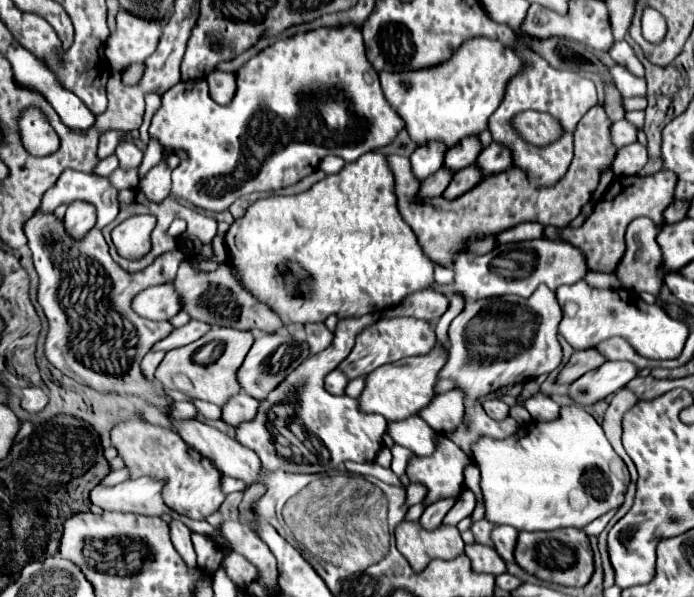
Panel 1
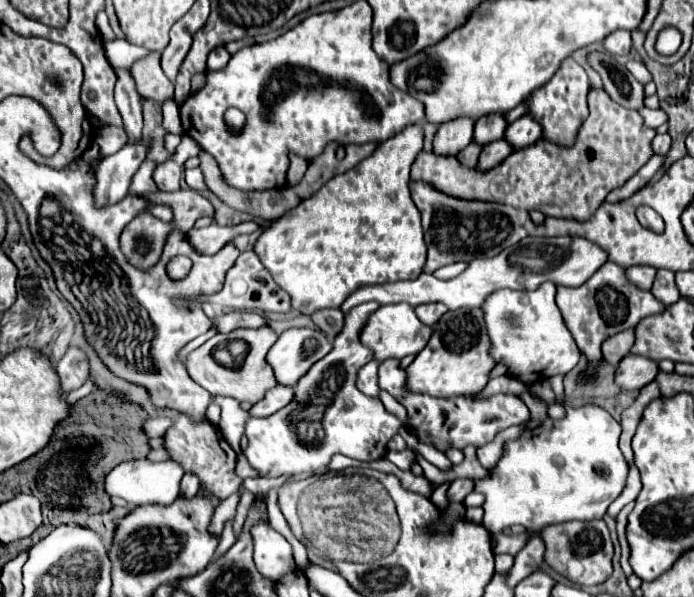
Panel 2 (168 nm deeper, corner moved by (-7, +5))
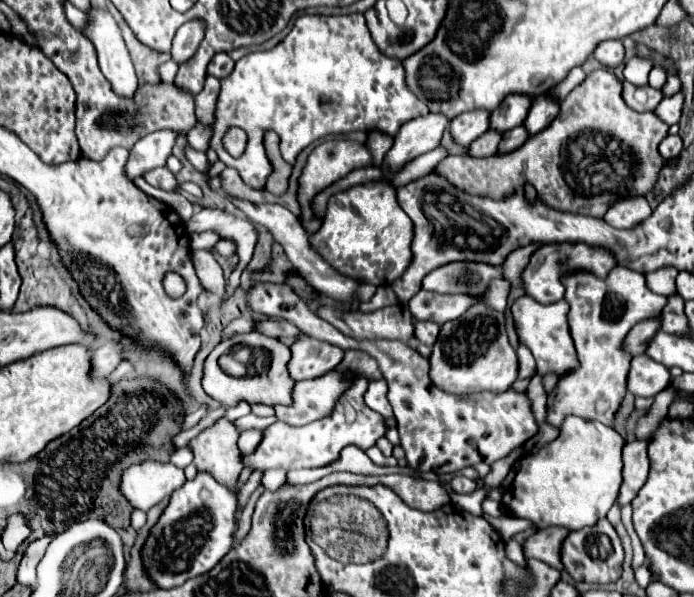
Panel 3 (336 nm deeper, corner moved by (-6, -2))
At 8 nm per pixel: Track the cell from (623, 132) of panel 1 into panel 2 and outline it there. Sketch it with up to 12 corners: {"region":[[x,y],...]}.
{"region":[[639,109],[645,125],[657,129],[667,121],[661,109]]}

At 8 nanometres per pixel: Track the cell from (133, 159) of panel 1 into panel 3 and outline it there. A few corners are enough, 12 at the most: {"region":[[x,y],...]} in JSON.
{"region":[[90,6],[82,34],[94,44],[114,92],[132,98],[138,80],[116,20]]}

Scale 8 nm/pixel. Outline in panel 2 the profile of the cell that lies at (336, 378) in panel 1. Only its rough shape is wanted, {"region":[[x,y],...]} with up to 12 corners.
{"region":[[377,361],[359,369],[355,385],[365,395],[379,395]]}

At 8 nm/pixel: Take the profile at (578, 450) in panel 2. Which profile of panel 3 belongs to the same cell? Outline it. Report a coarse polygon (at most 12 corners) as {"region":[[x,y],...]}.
{"region":[[568,416],[520,458],[504,508],[538,528],[606,518],[622,436]]}

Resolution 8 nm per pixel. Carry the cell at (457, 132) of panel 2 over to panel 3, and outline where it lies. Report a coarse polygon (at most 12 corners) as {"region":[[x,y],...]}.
{"region":[[462,112],[450,122],[454,140],[470,146],[490,128],[490,112]]}

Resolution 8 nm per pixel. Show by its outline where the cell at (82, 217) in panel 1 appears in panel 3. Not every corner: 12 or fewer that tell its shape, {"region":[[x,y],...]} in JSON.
{"region":[[158,130],[130,150],[130,180],[166,166],[180,132]]}

